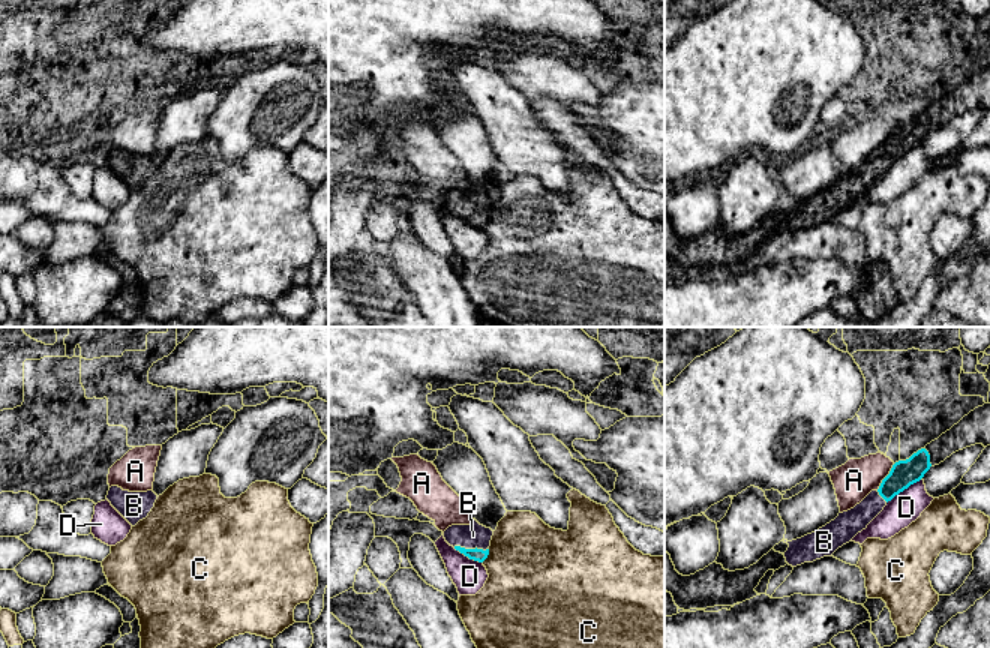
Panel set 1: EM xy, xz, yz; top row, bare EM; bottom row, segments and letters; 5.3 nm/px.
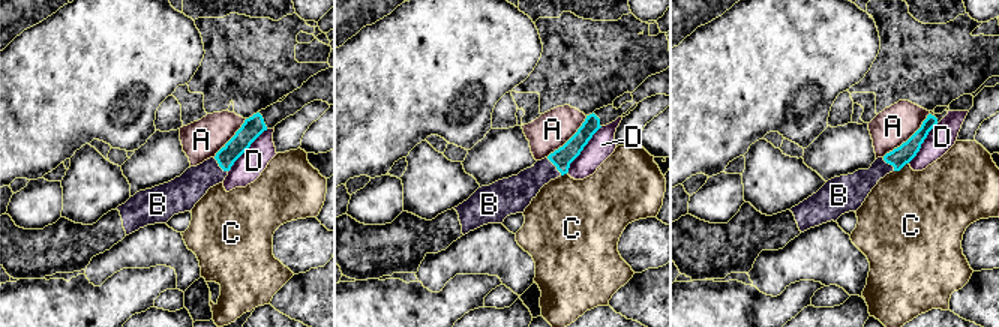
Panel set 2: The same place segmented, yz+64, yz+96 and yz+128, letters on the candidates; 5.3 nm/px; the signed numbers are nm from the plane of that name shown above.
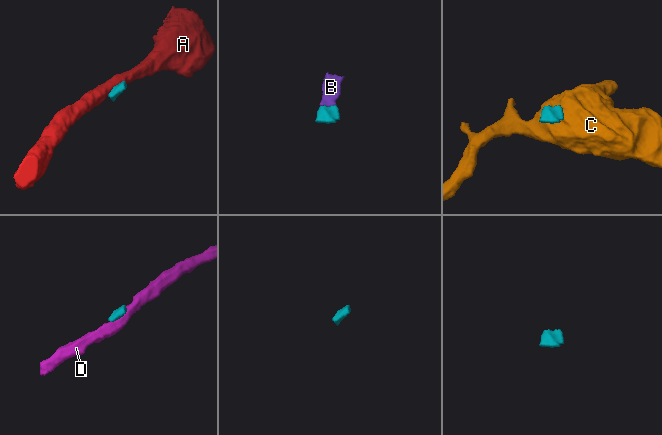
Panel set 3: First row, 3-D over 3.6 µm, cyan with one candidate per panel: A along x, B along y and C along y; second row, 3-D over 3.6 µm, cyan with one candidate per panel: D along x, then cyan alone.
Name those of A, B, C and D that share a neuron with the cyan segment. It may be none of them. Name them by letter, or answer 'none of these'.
B

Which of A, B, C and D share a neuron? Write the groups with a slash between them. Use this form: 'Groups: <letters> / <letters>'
Groups: A / B / C / D

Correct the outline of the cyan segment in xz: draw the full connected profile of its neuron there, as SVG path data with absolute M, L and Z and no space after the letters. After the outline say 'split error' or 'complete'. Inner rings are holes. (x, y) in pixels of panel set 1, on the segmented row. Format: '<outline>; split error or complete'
M472 519L471 525L452 525L444 531L446 542L470 560L483 562L489 555L494 531Z; split error

